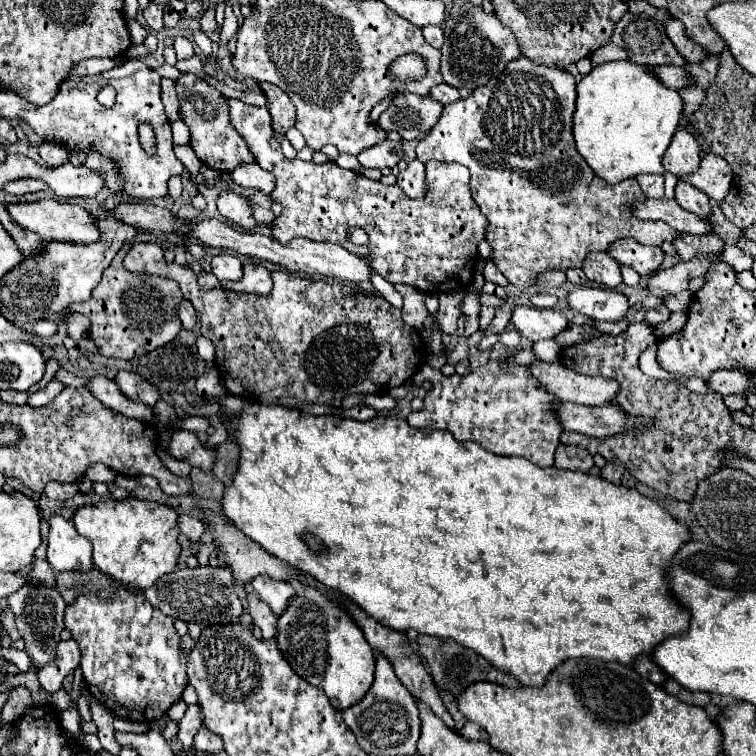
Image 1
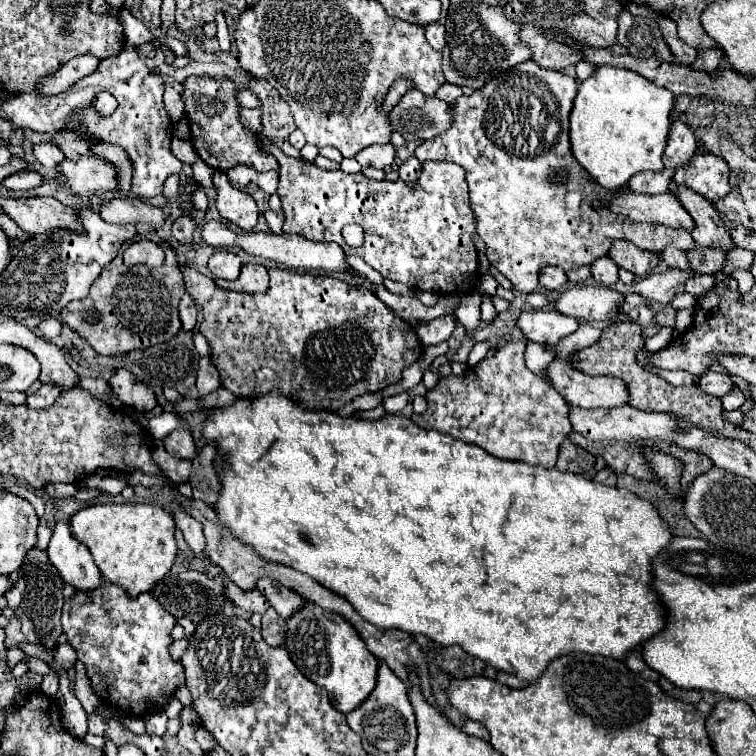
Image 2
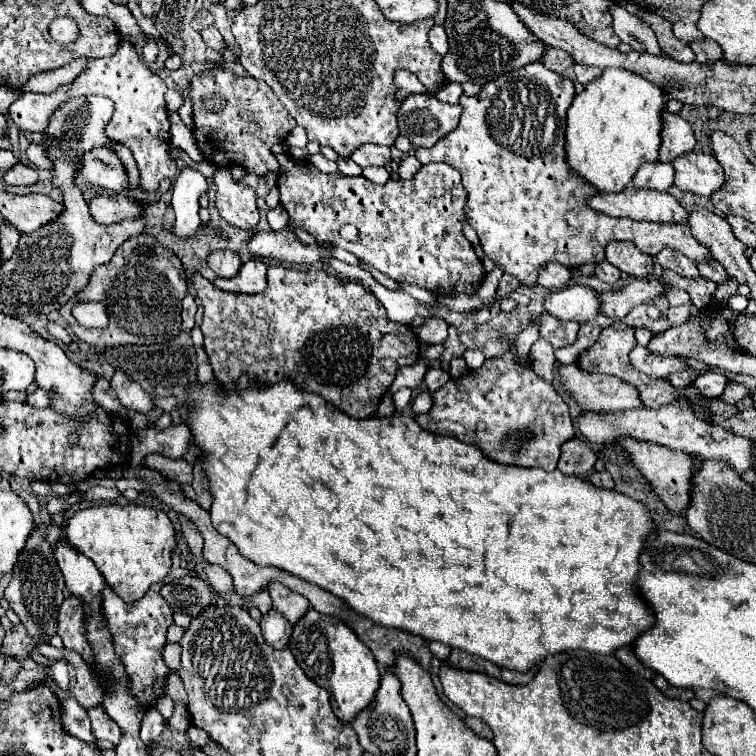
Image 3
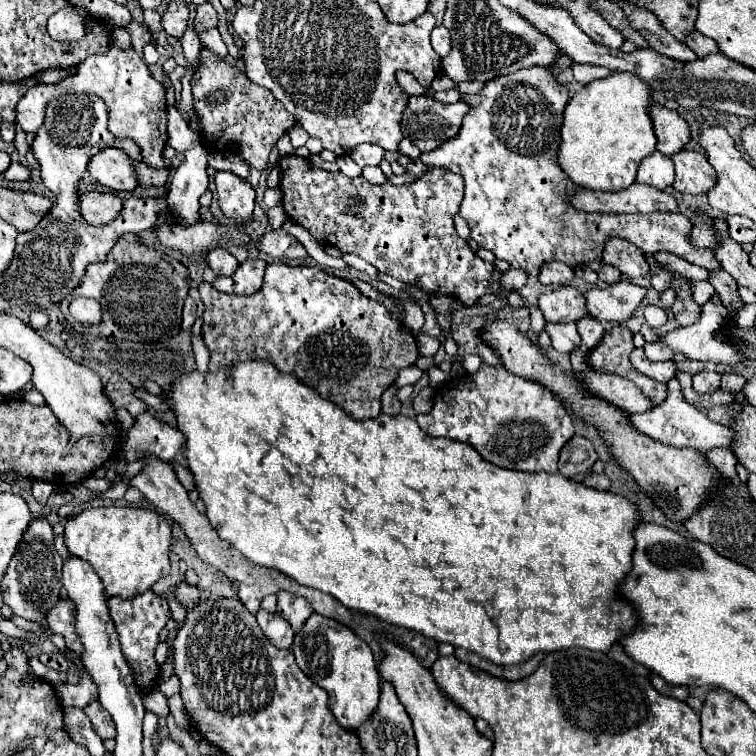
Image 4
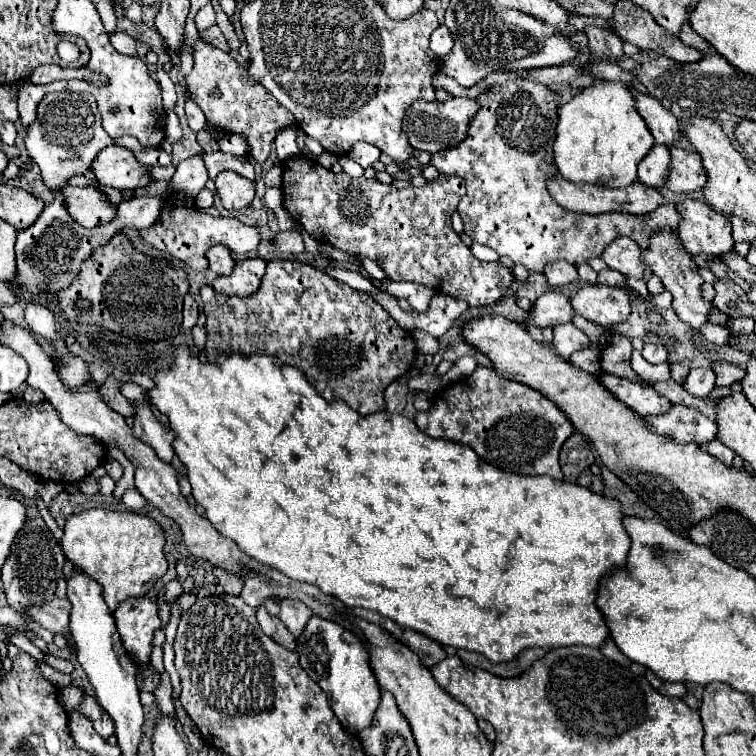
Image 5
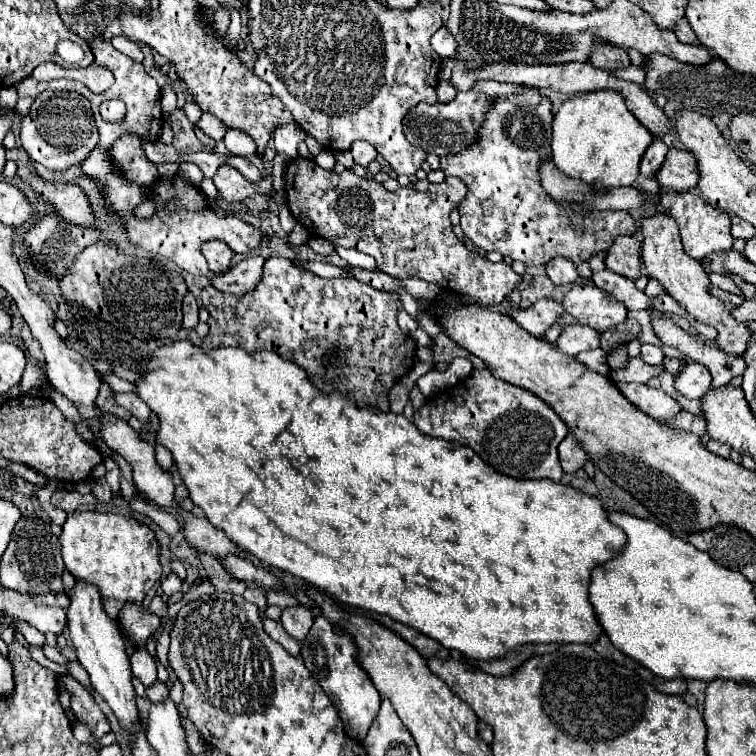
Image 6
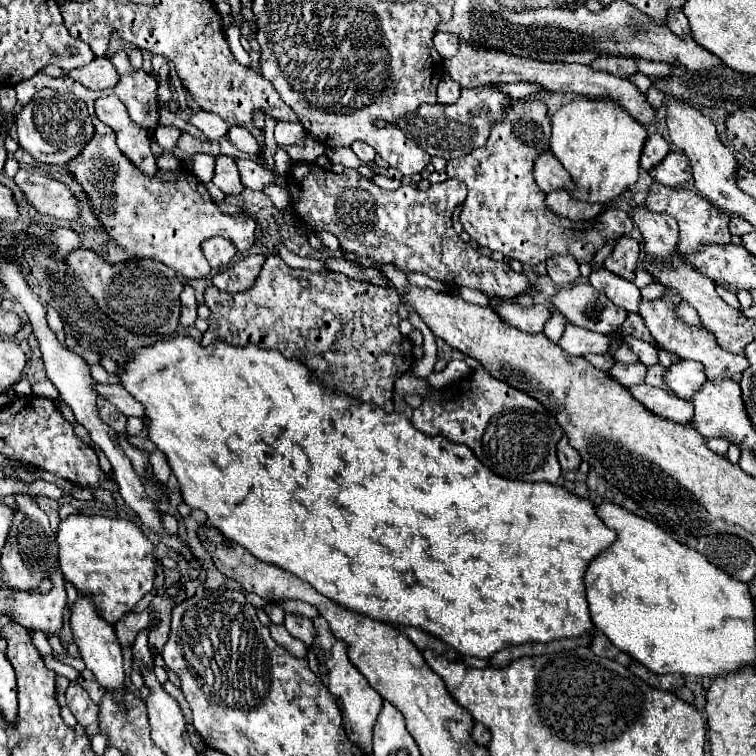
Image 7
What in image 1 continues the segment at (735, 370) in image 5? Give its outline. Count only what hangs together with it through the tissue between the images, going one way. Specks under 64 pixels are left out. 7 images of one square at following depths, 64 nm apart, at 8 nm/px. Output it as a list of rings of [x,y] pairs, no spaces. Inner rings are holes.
[[[730,394],[730,396],[724,396],[724,404],[734,412],[734,410],[742,410],[746,406],[746,396],[742,394]]]

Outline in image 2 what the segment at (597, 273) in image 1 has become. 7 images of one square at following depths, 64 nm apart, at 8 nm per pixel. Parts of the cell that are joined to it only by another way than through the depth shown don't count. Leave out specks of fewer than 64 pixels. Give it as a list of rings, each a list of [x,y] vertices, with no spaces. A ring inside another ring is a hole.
[[[610,256],[596,258],[596,260],[590,264],[590,272],[592,272],[592,278],[594,278],[600,286],[614,286],[614,284],[620,280],[620,278],[618,278],[616,262],[614,262]]]

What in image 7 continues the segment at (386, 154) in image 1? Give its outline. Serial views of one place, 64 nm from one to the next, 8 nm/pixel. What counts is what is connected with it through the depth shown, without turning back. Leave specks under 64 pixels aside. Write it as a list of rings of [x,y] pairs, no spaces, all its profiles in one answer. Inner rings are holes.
[[[356,142],[356,144],[352,144],[350,148],[354,150],[354,154],[356,154],[364,164],[372,162],[374,156],[376,156],[376,150],[374,150],[370,144],[364,144],[364,142]]]

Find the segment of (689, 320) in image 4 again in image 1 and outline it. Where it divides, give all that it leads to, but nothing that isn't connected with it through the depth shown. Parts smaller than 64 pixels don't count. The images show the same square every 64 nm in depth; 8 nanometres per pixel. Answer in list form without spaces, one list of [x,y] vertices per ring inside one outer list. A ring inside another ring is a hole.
[[[656,306],[656,308],[652,308],[644,314],[644,322],[648,322],[650,326],[656,326],[660,322],[666,322],[668,316],[670,316],[670,312],[668,312],[666,306]]]

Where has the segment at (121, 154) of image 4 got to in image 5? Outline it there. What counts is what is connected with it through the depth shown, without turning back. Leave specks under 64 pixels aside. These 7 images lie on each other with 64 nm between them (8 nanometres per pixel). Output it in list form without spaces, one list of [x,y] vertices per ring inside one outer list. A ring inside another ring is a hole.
[[[108,146],[92,162],[96,180],[116,190],[136,190],[150,182],[146,168],[132,156],[130,150]]]

